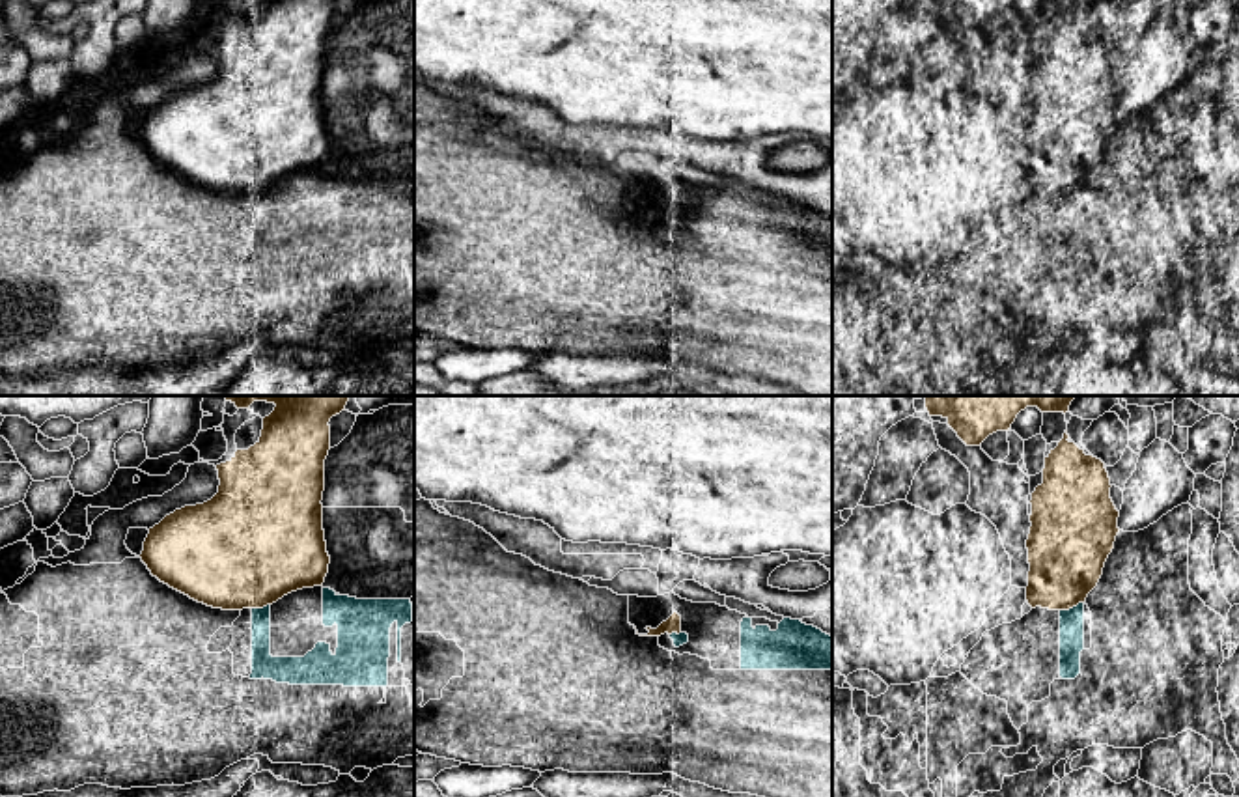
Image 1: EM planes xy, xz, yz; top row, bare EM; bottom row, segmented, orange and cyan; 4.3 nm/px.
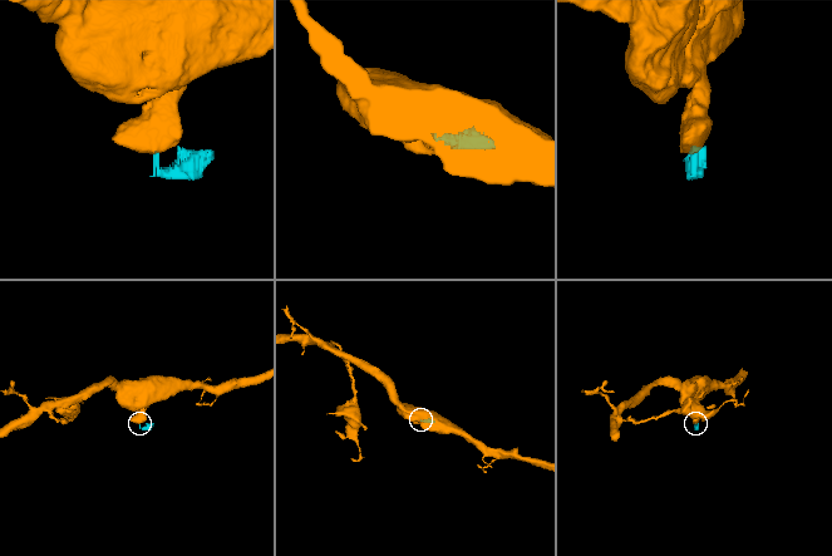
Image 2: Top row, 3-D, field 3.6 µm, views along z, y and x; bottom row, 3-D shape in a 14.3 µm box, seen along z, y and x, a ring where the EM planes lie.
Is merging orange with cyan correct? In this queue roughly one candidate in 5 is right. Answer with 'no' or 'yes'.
no

